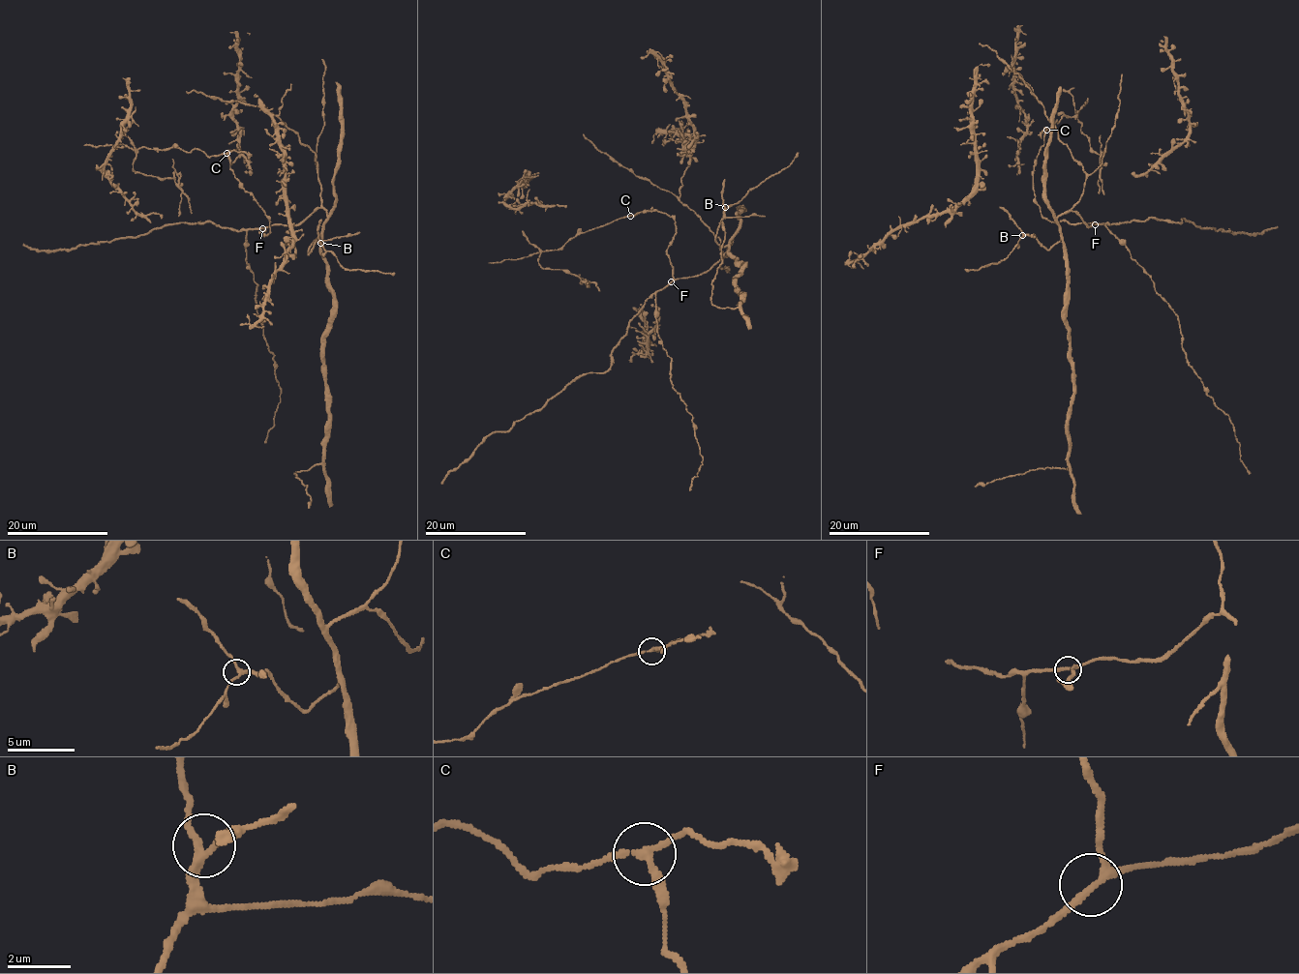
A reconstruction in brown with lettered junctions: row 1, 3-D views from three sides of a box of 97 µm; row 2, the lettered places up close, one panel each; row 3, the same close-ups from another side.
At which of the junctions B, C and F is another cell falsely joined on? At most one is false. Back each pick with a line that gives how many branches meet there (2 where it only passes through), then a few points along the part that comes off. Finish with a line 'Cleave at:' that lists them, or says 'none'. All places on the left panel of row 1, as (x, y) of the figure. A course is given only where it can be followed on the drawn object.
C: 3 branches meet; foreign part runs (226, 153), (212, 157), (199, 150), (141, 147), (136, 152), (133, 169), (175, 179), (188, 197), (191, 213)
Cleave at: C

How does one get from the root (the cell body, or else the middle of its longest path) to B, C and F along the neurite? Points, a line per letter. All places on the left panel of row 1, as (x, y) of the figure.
B: (320, 201), (326, 211), (326, 222), (308, 254), (314, 244), (320, 243)
C: (320, 201), (320, 206), (297, 223), (269, 225), (260, 234), (270, 232), (269, 220), (234, 176), (226, 153)
F: (320, 201), (320, 206), (297, 223), (262, 228)

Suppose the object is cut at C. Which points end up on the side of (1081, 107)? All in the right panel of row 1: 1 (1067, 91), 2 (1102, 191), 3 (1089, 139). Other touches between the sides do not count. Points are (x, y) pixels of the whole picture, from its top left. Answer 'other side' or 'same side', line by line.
1: same side
2: same side
3: same side

